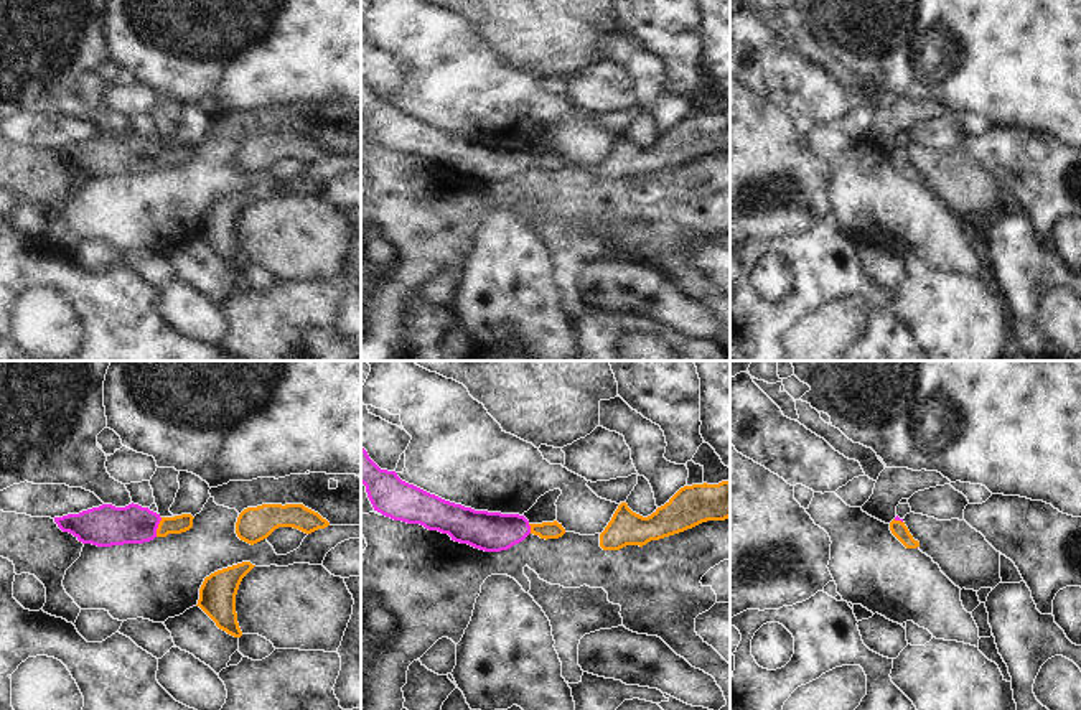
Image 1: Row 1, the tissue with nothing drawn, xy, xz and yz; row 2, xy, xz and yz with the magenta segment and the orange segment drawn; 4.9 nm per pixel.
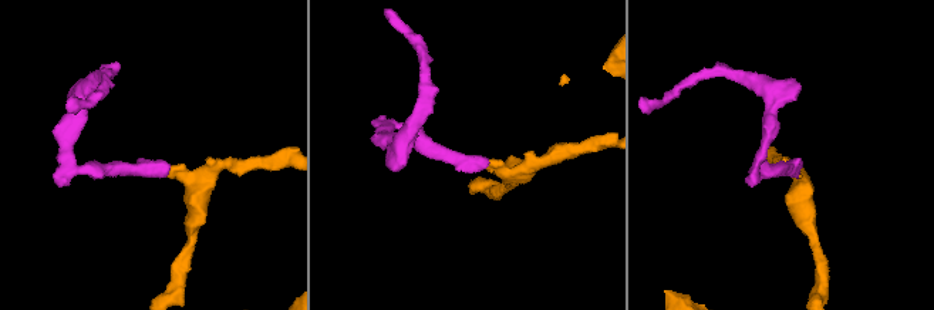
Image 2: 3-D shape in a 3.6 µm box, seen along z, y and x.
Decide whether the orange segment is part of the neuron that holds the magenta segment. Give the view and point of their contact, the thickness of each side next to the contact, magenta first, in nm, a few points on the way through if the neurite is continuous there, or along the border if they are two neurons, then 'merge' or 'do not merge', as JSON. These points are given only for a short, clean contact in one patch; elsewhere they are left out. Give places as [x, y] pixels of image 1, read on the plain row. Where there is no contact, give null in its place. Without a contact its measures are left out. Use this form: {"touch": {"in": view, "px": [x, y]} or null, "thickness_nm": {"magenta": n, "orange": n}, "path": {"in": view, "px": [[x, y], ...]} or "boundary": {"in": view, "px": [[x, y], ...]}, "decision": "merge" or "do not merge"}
{"touch": {"in": "xy", "px": [157, 158]}, "thickness_nm": {"magenta": 200, "orange": 90}, "path": {"in": "xy", "px": [[106, 157], [157, 158], [183, 154]]}, "decision": "merge"}

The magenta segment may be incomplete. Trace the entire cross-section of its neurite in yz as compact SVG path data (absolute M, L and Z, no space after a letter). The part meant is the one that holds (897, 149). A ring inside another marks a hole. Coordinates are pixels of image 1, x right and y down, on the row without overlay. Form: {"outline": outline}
{"outline": "M898 147L890 153L890 161L906 180L920 178L920 173L913 170L903 150Z"}

